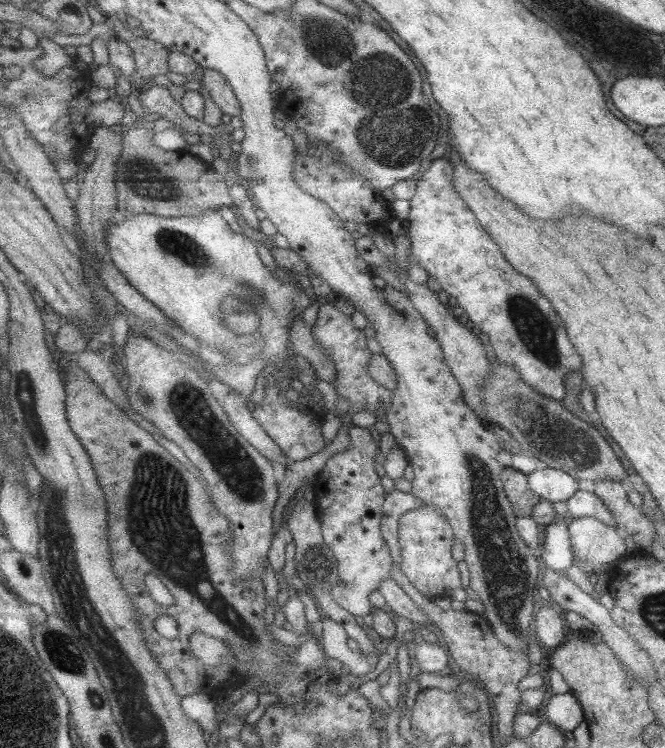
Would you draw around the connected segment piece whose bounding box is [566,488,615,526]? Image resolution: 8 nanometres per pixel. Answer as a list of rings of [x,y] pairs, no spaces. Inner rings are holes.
[[[577,489],[573,496],[566,500],[566,507],[571,518],[589,517],[598,520],[606,525],[613,525],[615,519],[602,503],[602,500],[595,496],[591,490]]]

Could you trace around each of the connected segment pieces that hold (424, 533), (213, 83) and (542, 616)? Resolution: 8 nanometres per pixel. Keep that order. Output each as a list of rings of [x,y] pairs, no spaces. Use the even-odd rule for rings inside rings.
[[[424,504],[402,514],[399,517],[397,536],[401,571],[423,596],[429,599],[449,596],[452,589],[461,586],[456,562],[449,553],[454,538],[452,528],[442,512],[435,510],[432,504]]]
[[[204,68],[202,69],[201,81],[208,90],[211,100],[217,105],[222,114],[238,116],[240,113],[239,103],[233,94],[232,88],[220,72],[212,68]]]
[[[540,603],[534,619],[533,636],[539,645],[555,648],[564,642],[565,620],[547,603]]]

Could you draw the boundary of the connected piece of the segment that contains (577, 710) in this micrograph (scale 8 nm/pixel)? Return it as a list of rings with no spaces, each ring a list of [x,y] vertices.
[[[571,692],[547,695],[539,712],[561,730],[573,732],[575,728],[583,726],[584,714],[580,702]]]

